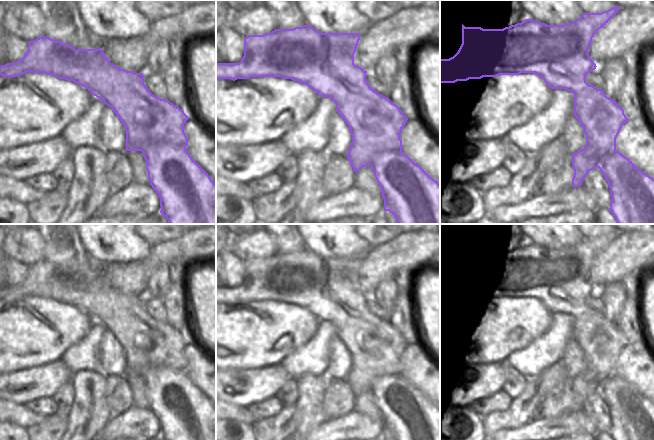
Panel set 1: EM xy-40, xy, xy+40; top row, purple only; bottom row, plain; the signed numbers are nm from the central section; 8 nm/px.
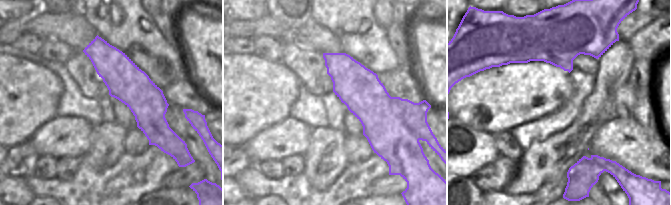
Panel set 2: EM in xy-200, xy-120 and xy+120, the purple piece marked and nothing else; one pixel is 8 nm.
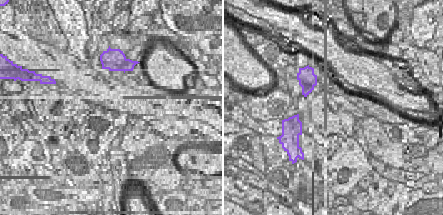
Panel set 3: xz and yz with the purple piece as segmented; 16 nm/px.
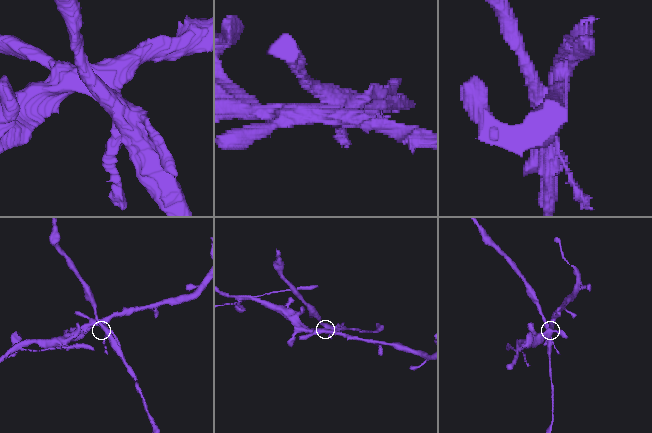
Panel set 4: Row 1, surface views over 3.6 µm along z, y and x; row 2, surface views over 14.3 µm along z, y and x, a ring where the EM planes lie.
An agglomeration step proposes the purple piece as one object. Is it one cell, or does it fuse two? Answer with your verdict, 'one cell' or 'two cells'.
two cells

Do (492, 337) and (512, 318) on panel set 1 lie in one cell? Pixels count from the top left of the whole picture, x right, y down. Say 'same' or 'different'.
same

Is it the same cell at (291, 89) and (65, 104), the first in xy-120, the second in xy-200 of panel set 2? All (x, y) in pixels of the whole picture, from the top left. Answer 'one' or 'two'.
two

